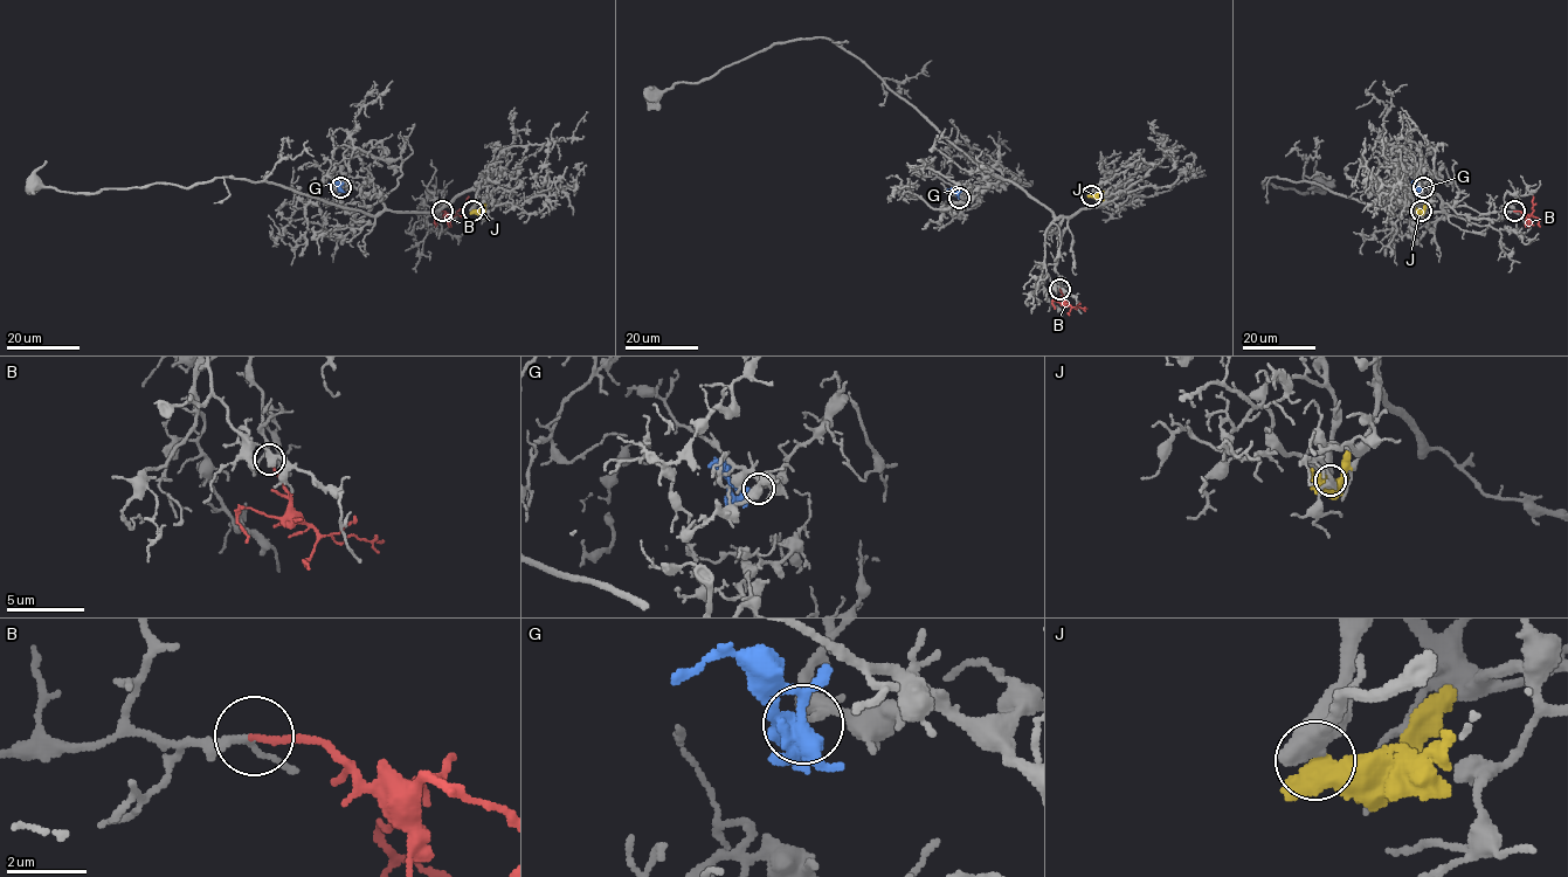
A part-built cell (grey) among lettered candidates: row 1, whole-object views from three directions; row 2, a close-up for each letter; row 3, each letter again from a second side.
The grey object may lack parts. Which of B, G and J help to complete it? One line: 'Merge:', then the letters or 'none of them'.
Merge: B

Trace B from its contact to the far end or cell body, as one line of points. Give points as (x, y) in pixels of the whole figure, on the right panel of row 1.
B: (1513, 211), (1532, 216), (1533, 195)

